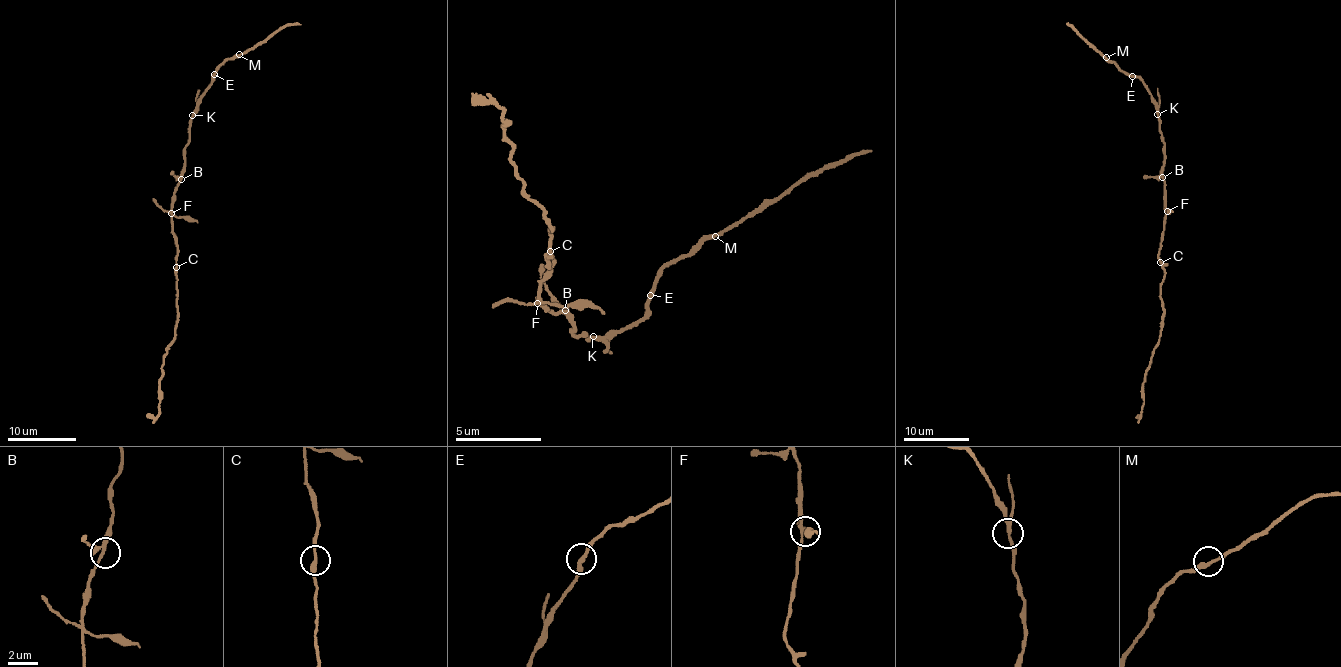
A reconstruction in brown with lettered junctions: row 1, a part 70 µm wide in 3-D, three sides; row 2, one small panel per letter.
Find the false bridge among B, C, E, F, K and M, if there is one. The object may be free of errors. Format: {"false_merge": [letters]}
{"false_merge": ["F"]}

